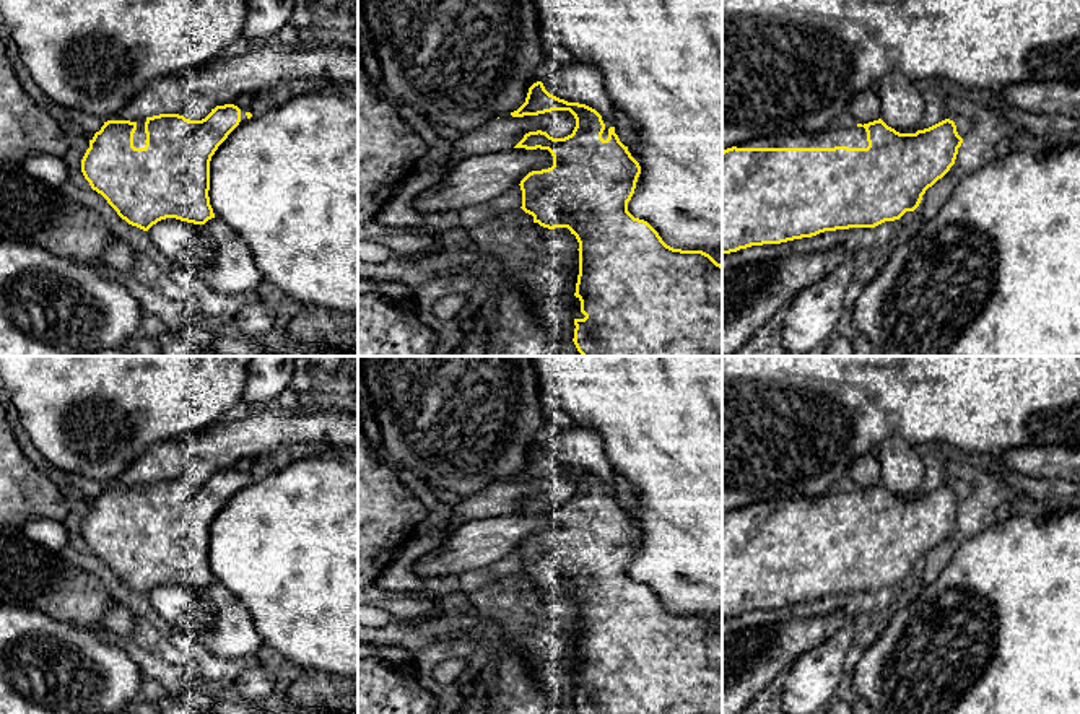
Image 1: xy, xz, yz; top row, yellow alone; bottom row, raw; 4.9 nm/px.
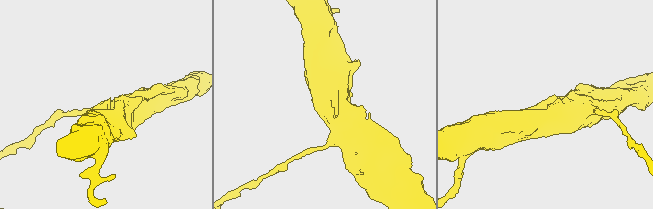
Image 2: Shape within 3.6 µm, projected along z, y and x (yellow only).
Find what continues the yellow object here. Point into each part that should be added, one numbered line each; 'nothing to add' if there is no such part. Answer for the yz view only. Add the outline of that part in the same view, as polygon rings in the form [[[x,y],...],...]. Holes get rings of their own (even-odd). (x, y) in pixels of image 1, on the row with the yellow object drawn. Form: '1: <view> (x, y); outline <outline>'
1: yz (843, 130); outline [[[846,111],[821,130],[753,138],[737,145],[737,148],[867,148],[867,132],[857,124]]]

